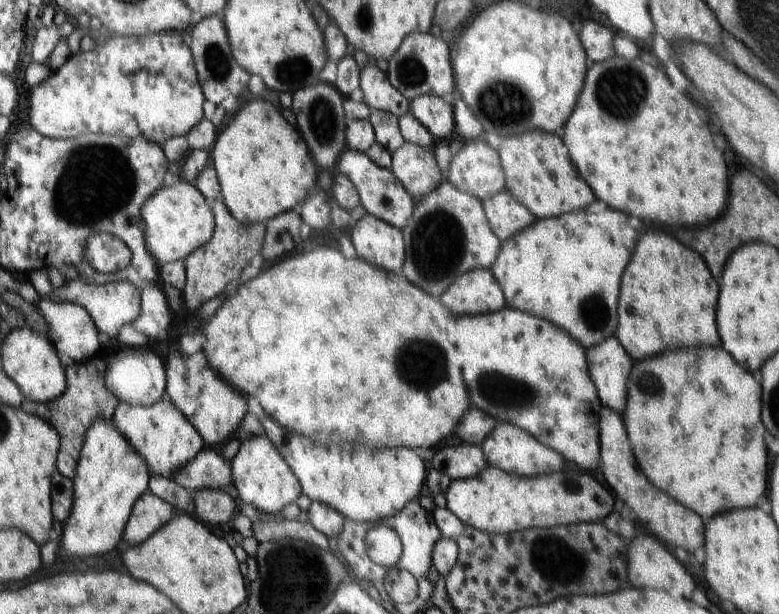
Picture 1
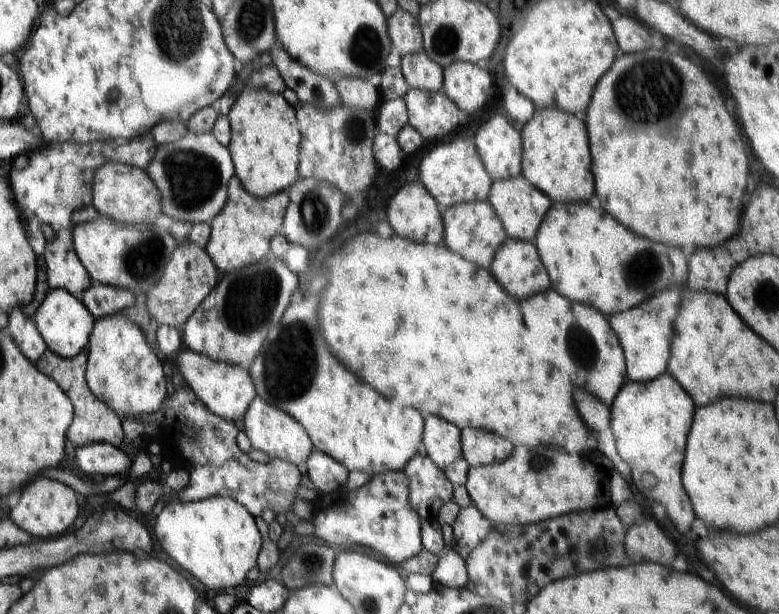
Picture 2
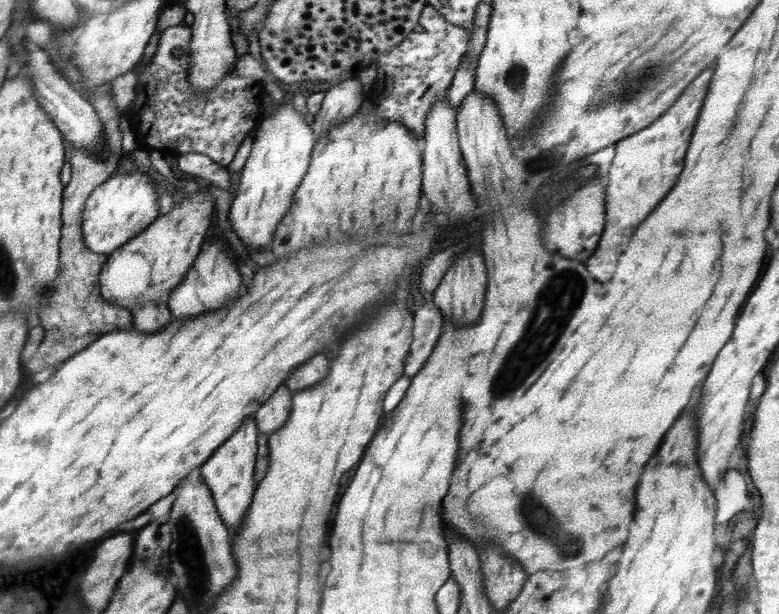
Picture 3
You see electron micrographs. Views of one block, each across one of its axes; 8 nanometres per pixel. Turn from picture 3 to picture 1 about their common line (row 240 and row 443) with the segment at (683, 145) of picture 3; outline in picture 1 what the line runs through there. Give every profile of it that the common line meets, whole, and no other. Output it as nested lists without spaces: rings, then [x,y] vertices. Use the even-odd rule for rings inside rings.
[[[602,407],[599,412],[599,443],[601,470],[604,474],[606,486],[615,497],[626,502],[634,514],[648,527],[653,536],[662,544],[672,544],[676,548],[684,548],[687,552],[694,552],[705,546],[704,522],[696,512],[684,508],[664,492],[660,494],[651,482],[646,480],[646,475],[640,470],[638,461],[628,444],[624,422],[611,408]]]

